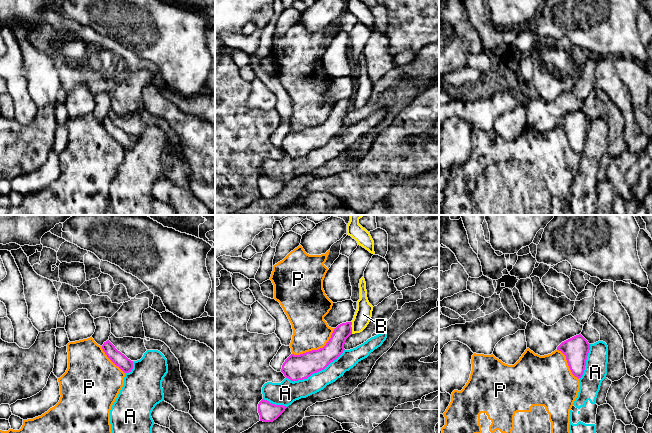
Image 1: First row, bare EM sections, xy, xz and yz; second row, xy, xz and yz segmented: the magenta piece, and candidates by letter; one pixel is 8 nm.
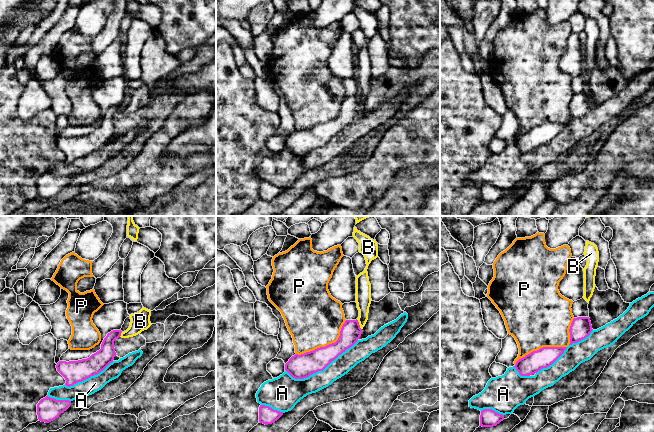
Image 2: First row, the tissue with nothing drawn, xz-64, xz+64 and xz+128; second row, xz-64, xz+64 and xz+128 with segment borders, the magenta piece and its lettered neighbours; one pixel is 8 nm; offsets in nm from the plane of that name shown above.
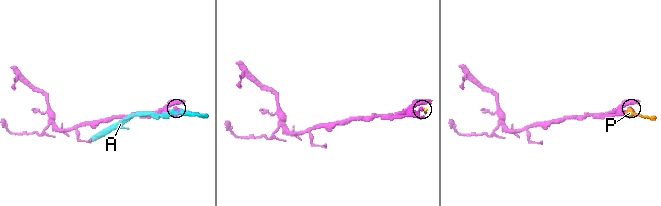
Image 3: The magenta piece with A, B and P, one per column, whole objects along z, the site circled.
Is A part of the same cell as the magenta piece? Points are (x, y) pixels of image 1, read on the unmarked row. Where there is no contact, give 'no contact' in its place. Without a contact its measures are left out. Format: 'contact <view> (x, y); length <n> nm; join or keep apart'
contact xz (315, 148); length 550 nm; keep apart

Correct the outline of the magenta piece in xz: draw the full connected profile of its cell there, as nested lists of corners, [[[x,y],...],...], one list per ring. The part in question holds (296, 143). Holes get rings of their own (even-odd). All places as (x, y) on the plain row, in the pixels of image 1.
[[[352,98],[338,101],[323,124],[300,131],[291,130],[283,139],[281,148],[291,157],[307,155],[312,150],[324,146],[345,126],[346,115],[352,110]]]

